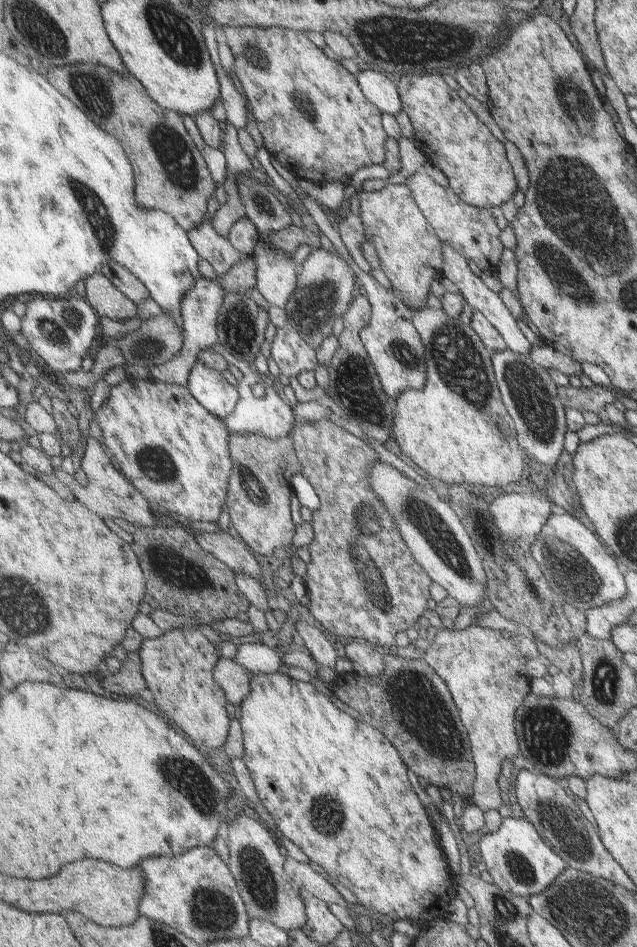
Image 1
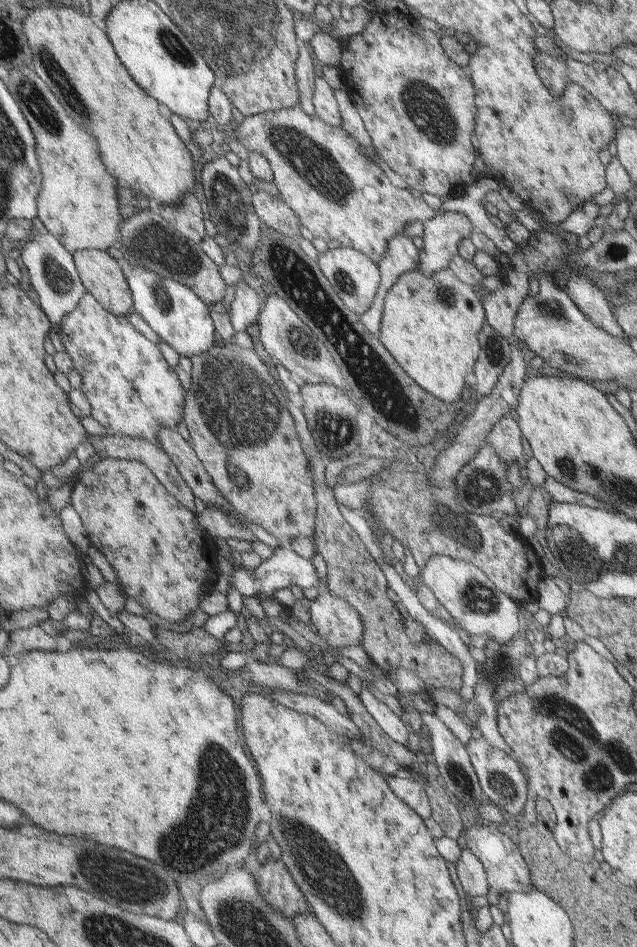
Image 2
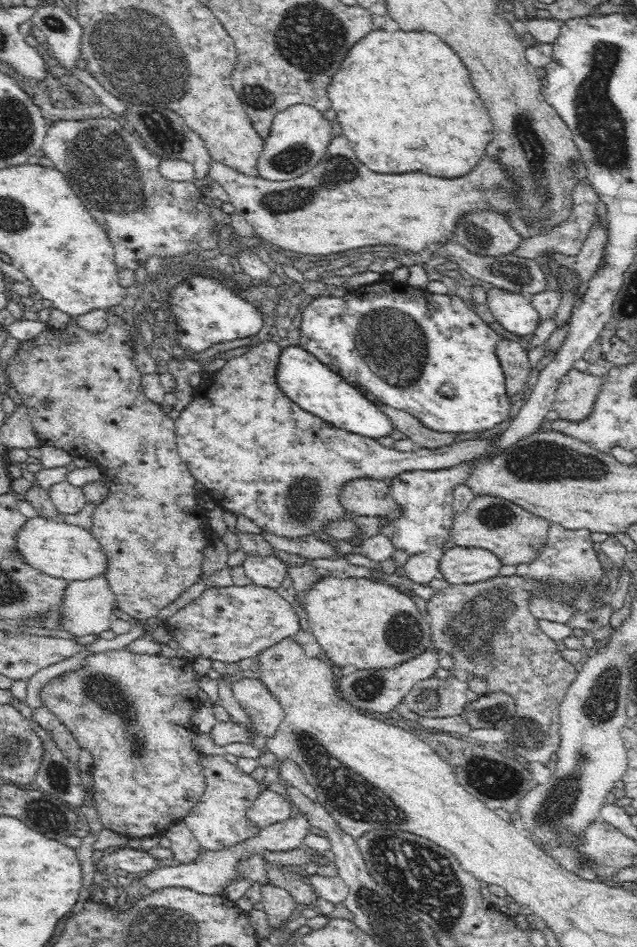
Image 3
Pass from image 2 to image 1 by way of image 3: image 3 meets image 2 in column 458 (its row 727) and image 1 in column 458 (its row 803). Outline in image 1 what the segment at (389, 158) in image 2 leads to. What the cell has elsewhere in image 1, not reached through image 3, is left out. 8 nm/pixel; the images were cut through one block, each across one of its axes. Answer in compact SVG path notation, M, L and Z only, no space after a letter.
M433 73L403 74L397 80L397 92L403 112L413 127L415 146L424 158L445 174L448 187L468 204L477 208L498 207L511 200L518 190L511 164L503 154L503 146L461 102L455 90Z

